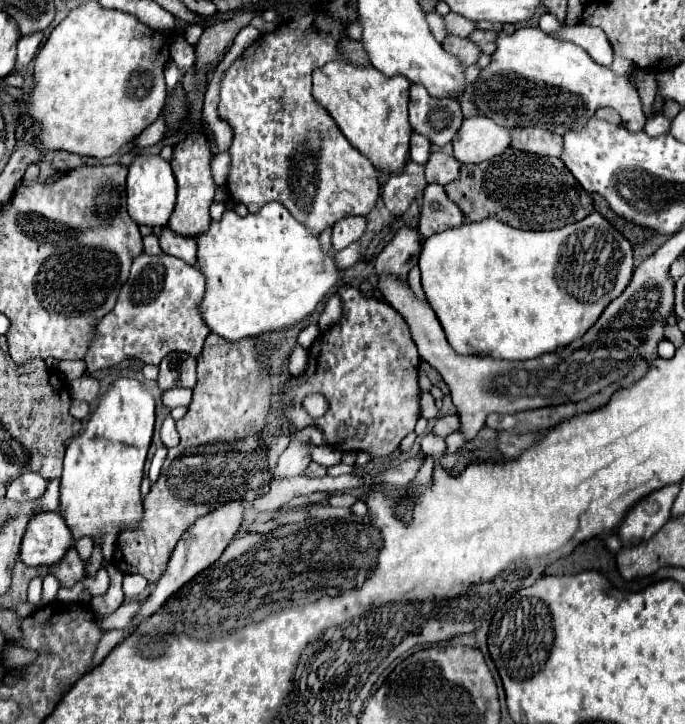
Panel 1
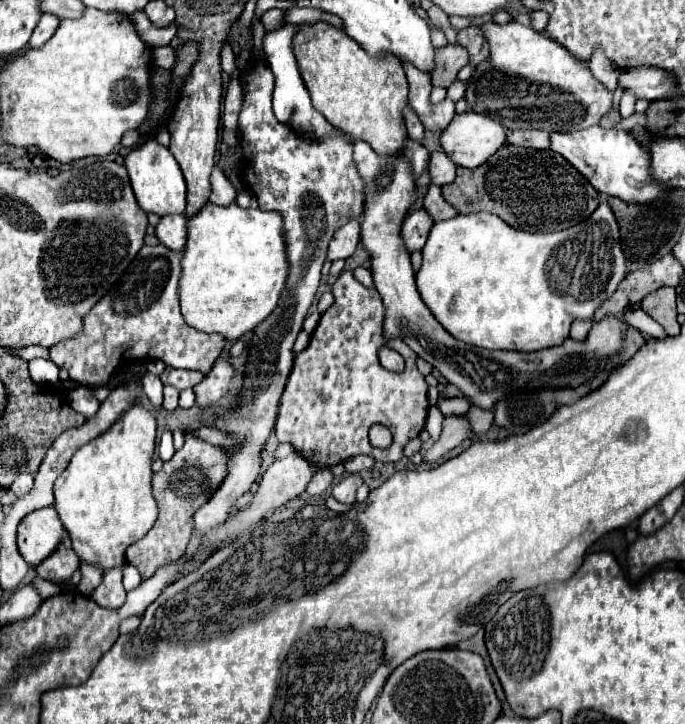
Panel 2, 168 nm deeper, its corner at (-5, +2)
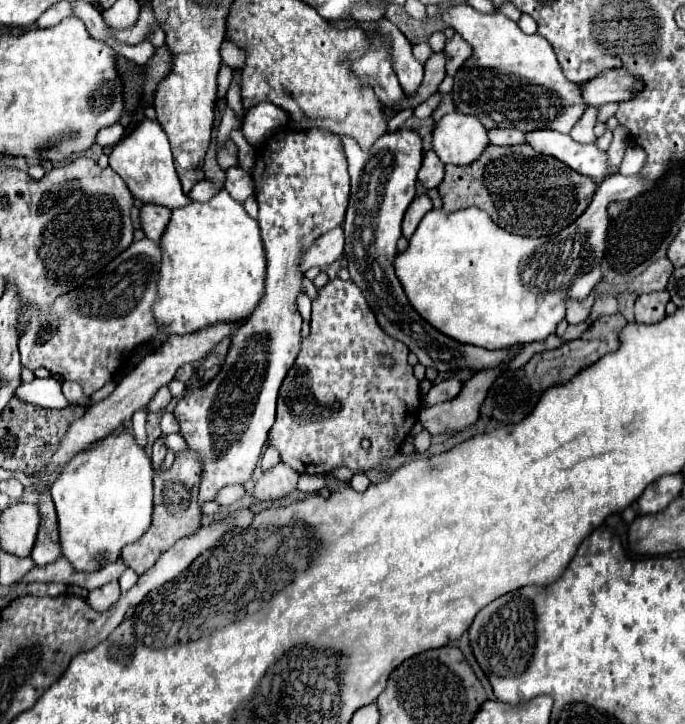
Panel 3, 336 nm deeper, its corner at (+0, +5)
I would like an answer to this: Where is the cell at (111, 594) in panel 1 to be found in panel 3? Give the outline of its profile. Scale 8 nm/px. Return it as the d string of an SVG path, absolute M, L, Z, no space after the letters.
M110 582L110 584L106 584L106 586L98 588L98 590L92 590L92 592L88 594L86 602L88 602L94 610L102 612L102 610L108 610L114 602L118 602L118 598L120 598L118 582Z

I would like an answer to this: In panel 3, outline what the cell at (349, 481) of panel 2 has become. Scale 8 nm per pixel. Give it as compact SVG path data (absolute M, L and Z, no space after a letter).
M302 474L302 476L300 476L298 490L312 494L312 492L316 492L318 488L332 488L332 486L330 486L330 484L326 484L322 476L306 476L306 474Z

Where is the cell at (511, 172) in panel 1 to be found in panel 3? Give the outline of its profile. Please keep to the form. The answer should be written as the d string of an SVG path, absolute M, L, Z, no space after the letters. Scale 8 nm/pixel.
M488 144L486 150L480 154L480 158L468 166L448 164L446 176L438 188L442 194L442 202L444 202L442 208L446 212L456 212L456 210L462 210L468 206L476 206L476 208L488 212L488 216L506 232L518 234L518 236L538 238L538 236L558 234L562 228L570 226L588 208L588 204L594 196L596 184L592 178L574 172L572 168L562 164L560 160L556 160L552 156L538 154L528 144L520 144L520 146Z

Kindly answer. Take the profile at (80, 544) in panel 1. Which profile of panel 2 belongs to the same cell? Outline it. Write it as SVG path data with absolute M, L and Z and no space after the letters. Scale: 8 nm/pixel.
M81 563L81 583L77 585L77 589L83 593L83 595L89 595L99 583L101 583L101 577L103 577L103 569L99 569L99 565L91 565L91 563Z

